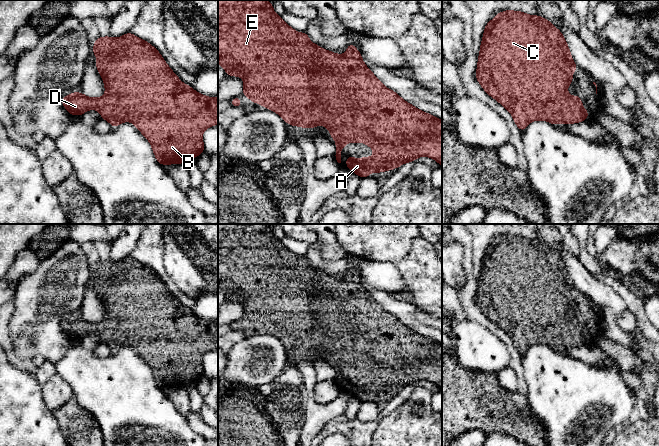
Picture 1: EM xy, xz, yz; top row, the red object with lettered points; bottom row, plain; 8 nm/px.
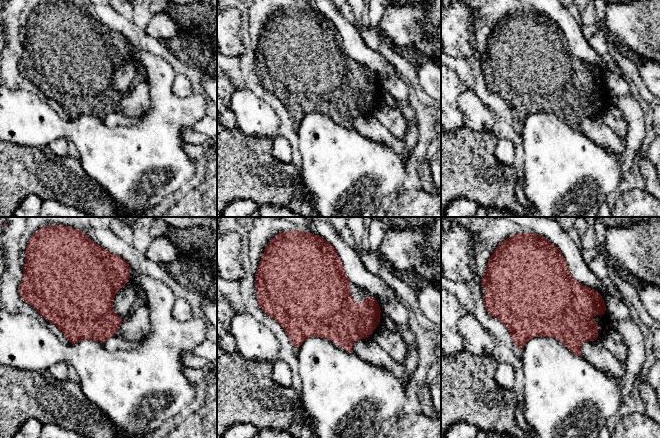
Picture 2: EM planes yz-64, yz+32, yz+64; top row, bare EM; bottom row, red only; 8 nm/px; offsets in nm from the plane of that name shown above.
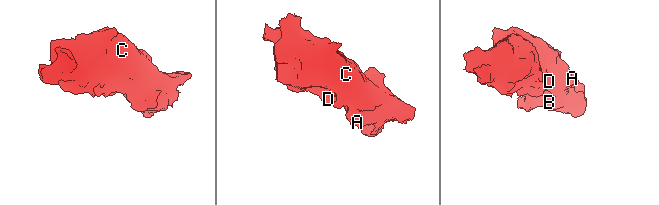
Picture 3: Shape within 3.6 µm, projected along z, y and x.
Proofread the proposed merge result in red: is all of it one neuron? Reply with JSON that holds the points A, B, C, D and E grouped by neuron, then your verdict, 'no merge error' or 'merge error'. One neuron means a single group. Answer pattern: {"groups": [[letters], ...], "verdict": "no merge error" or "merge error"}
{"groups": [["A", "B", "C", "D", "E"]], "verdict": "no merge error"}

